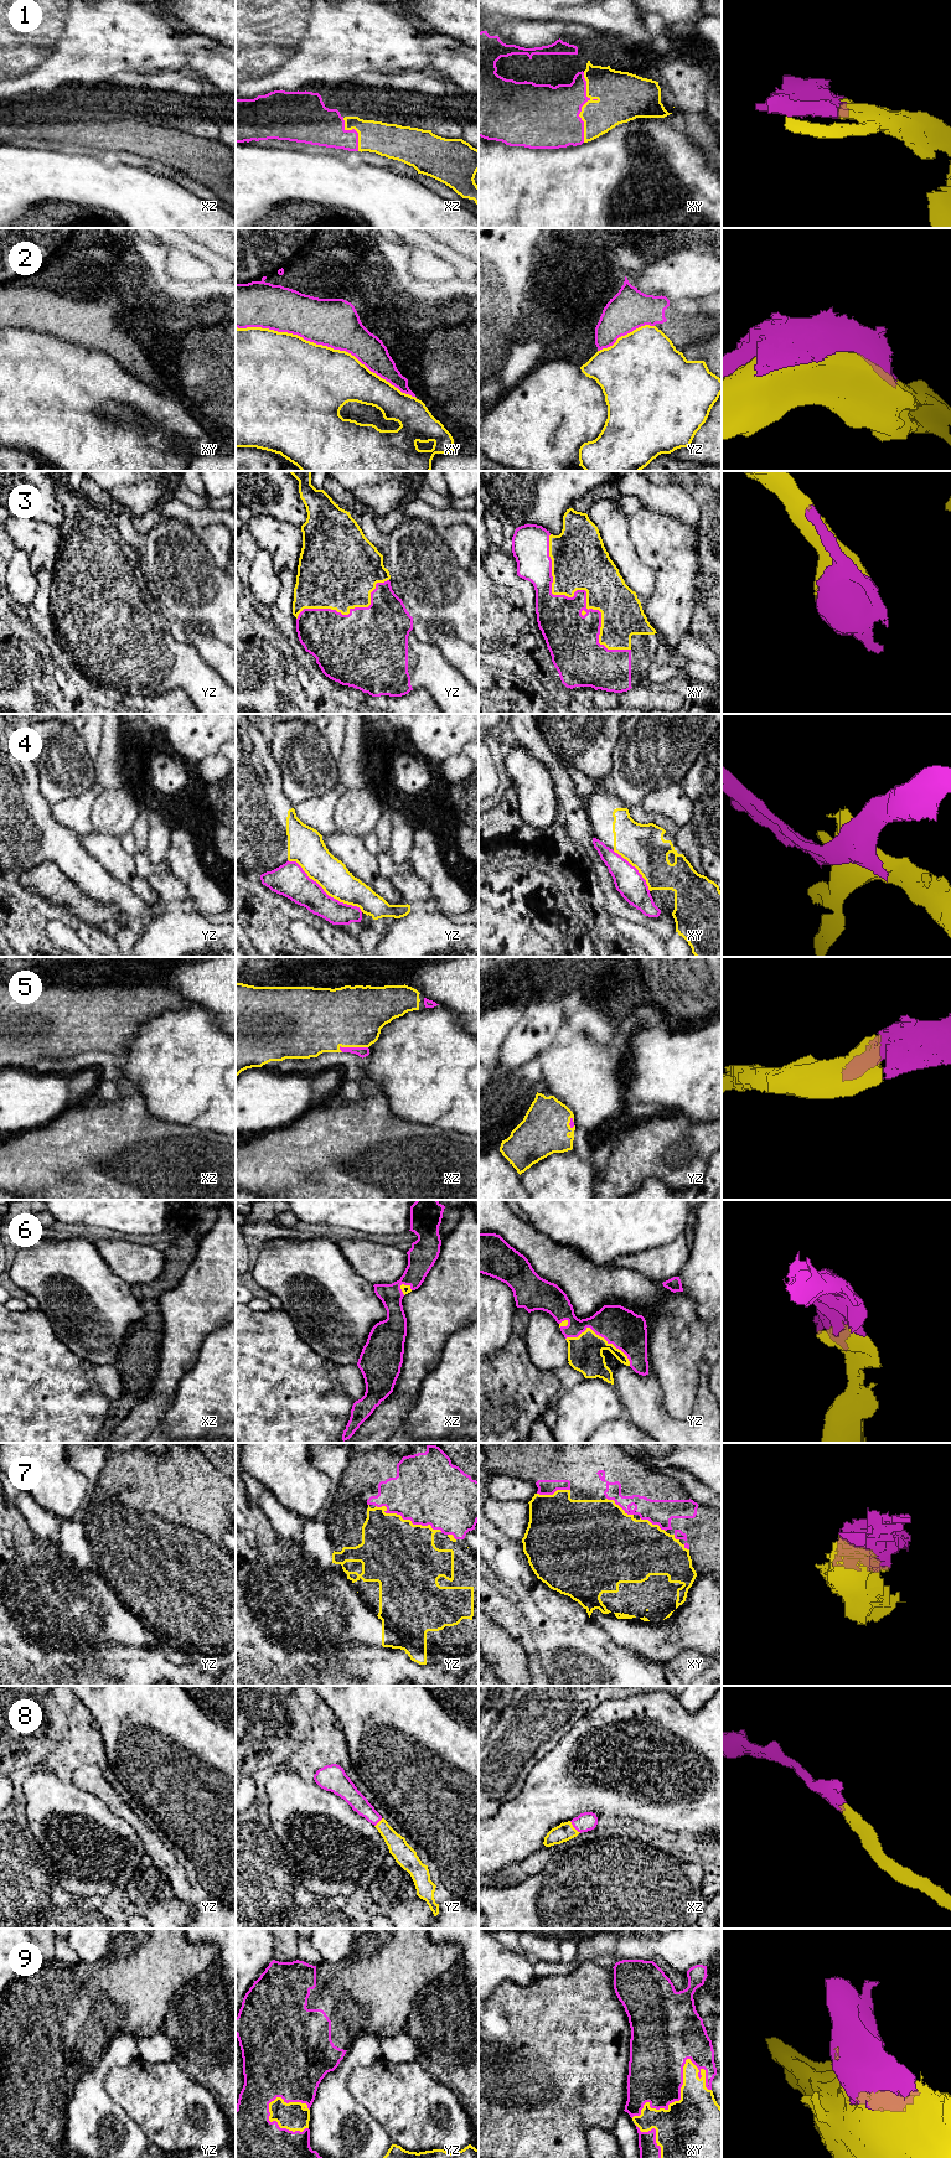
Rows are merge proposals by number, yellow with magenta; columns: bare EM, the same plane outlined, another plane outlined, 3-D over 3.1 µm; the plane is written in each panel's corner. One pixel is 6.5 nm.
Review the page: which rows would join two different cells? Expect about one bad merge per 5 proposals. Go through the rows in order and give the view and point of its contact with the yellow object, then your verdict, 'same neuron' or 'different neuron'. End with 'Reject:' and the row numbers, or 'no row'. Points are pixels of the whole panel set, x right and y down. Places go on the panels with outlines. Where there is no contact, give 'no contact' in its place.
1: contact xy (582, 107); same neuron
2: contact xy (326, 346); different neuron
3: contact xy (584, 589); same neuron
4: contact yz (325, 891); different neuron
5: contact xz (352, 1046); same neuron
6: contact yz (600, 1336); same neuron
7: contact yz (407, 1520); different neuron
8: contact xz (573, 1827); same neuron
9: contact xy (681, 2097); same neuron
Reject: 2, 4, 7

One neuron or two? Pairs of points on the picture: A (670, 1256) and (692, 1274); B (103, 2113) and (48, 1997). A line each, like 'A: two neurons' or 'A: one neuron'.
A: two neurons
B: two neurons

